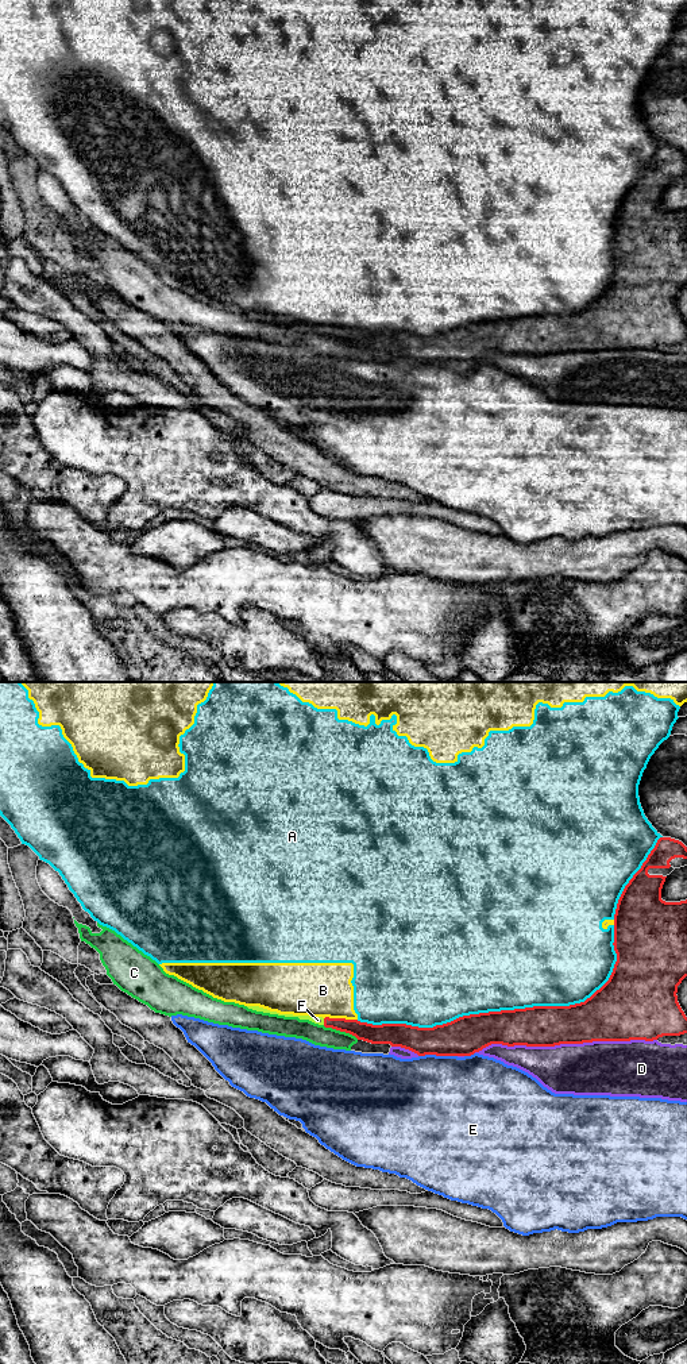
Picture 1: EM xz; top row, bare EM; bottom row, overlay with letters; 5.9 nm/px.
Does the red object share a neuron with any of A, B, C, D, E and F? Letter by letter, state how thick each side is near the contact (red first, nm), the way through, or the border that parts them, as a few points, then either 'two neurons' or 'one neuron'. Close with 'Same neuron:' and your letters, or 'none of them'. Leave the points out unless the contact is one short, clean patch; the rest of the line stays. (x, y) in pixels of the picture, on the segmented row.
A: 240/500 nm | two neurons
B: 110/320 nm | two neurons
C: 110/120 nm | along xz (323, 1025), (348, 1032), (358, 1039) | two neurons
D: 280/320 nm | two neurons
E: 240/500 nm | two neurons
F: 110/50 nm | one neuron
Same neuron: F

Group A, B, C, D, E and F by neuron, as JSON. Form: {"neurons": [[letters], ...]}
{"neurons": [["A", "B"], ["C", "D"], ["E"], ["F"]]}

